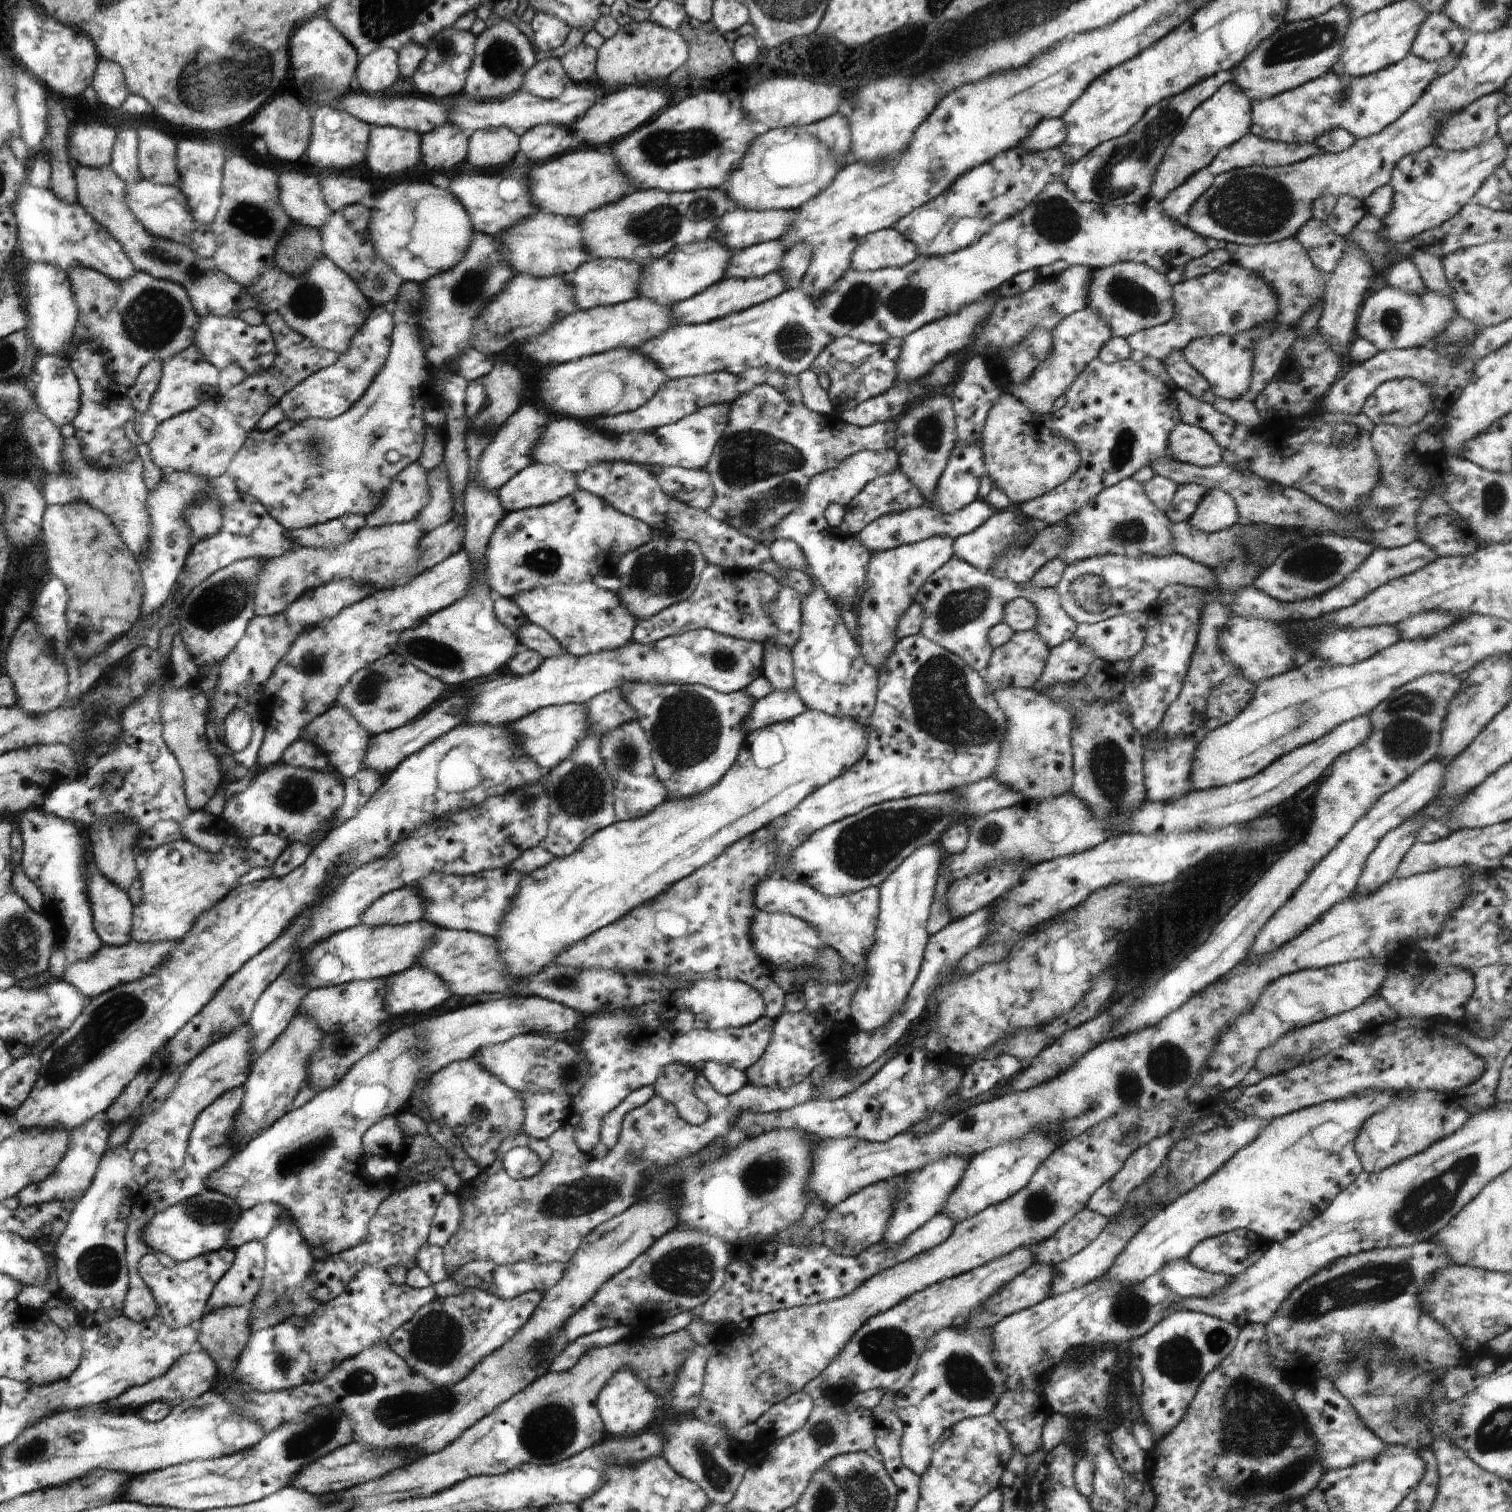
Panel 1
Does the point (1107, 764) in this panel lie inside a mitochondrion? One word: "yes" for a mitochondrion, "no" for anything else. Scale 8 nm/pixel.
yes

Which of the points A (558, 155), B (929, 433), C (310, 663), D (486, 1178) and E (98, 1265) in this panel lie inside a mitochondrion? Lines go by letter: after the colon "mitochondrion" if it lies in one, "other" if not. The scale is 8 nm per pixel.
A: other
B: mitochondrion
C: mitochondrion
D: other
E: mitochondrion

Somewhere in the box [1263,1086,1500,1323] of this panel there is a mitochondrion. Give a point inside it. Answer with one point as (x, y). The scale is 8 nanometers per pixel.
(1427, 1202)

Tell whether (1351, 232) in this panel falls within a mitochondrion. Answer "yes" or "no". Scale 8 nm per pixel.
no

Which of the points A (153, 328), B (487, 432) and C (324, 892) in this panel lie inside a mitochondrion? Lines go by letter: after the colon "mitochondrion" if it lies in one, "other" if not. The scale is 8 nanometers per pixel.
A: mitochondrion
B: other
C: other

